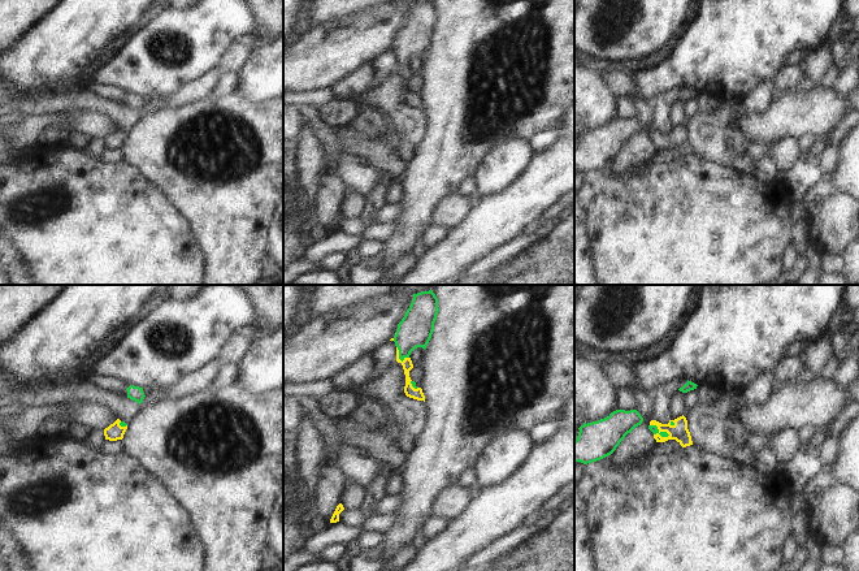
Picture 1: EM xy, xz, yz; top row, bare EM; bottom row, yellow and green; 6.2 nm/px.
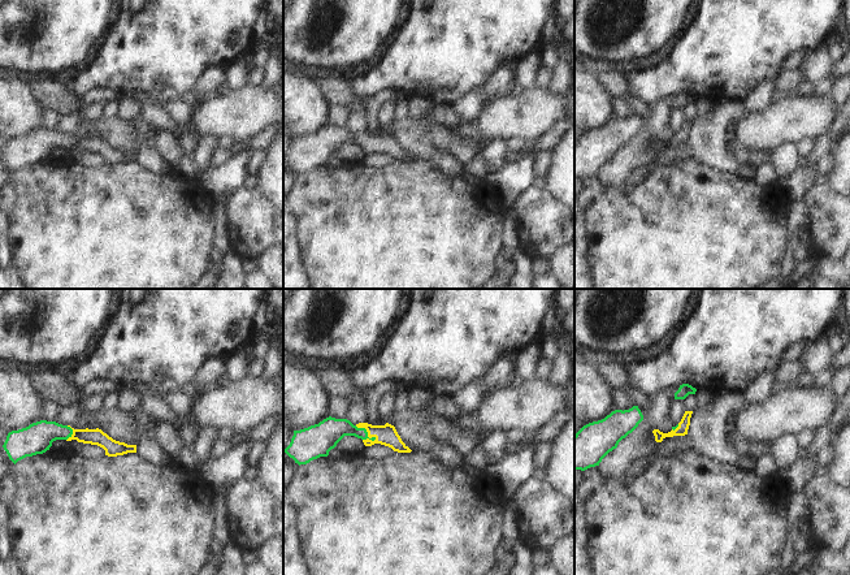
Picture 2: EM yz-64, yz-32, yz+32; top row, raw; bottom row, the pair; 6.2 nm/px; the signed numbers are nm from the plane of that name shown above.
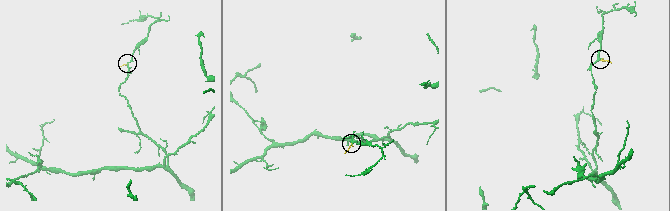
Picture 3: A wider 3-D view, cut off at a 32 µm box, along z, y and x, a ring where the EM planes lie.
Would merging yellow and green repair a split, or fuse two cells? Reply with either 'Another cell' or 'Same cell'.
Same cell

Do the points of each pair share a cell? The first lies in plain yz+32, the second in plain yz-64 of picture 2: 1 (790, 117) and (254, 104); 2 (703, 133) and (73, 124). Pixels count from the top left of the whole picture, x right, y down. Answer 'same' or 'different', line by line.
1: same
2: same

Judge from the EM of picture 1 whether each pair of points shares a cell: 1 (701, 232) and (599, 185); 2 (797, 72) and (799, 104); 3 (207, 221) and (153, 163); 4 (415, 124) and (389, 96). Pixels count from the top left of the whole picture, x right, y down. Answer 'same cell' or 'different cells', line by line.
1: same cell
2: different cells
3: same cell
4: same cell

